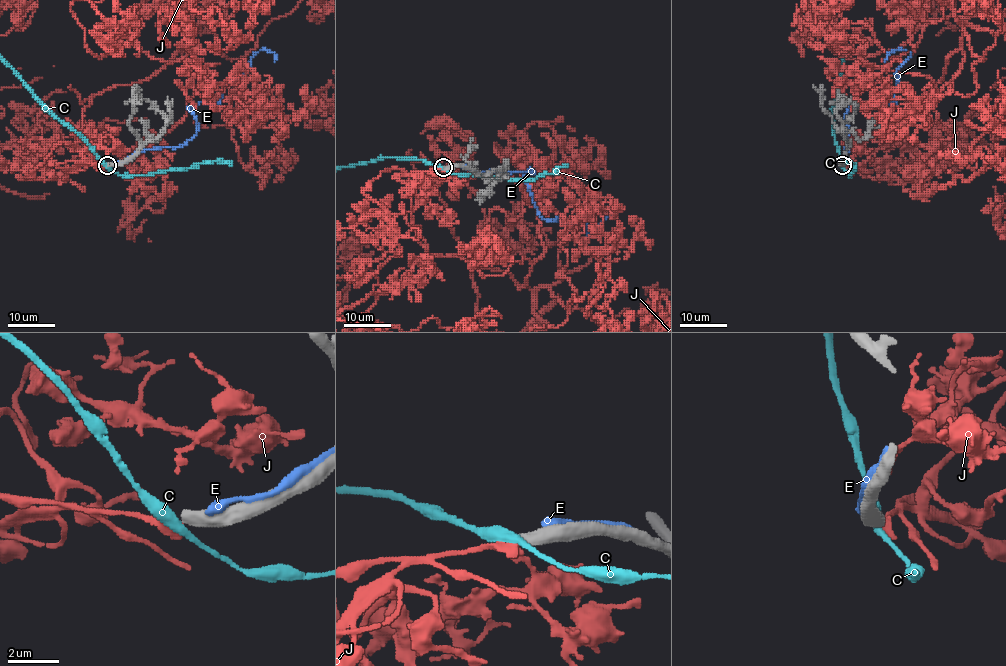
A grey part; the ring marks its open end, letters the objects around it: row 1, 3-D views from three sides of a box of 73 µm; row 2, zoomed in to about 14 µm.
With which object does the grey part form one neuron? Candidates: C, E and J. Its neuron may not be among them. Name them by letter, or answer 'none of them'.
none of them

